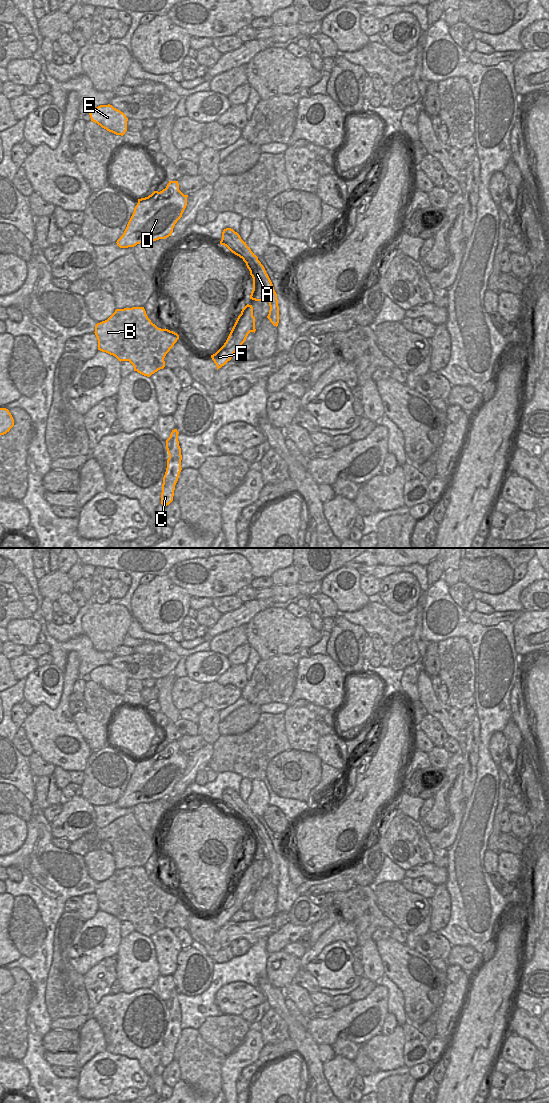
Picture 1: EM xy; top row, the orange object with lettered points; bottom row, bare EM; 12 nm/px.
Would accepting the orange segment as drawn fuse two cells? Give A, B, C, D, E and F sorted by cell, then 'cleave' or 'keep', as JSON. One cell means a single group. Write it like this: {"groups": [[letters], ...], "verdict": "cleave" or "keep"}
{"groups": [["A", "D", "E"], ["B", "C", "F"]], "verdict": "cleave"}

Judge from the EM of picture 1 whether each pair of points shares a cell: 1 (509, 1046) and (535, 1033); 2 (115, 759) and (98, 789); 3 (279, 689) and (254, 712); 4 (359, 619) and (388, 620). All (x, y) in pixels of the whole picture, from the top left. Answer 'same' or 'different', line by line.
1: different
2: same
3: different
4: same

